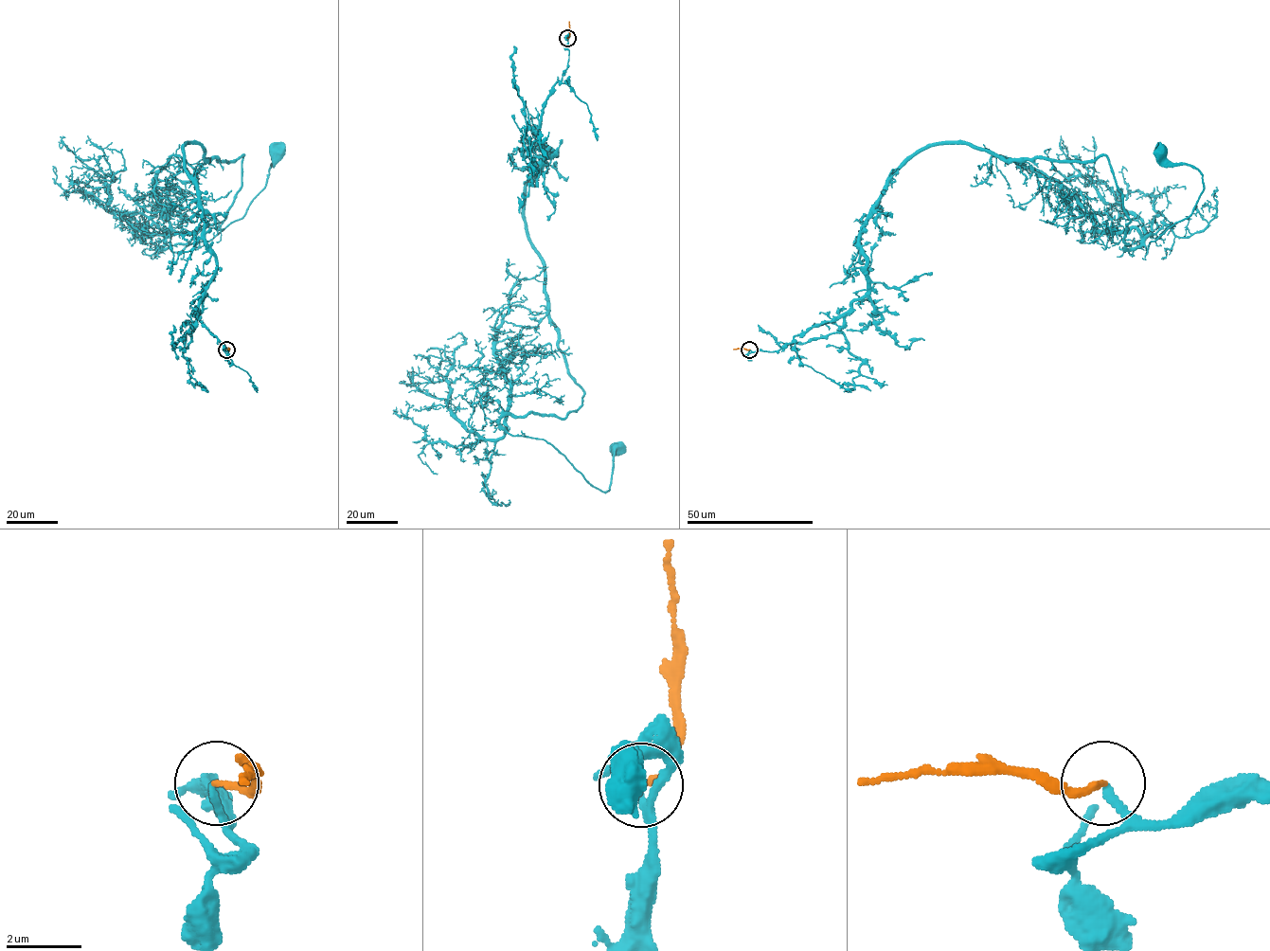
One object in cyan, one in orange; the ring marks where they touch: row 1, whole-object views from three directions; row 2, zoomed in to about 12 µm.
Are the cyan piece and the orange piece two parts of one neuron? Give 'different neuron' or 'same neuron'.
same neuron

